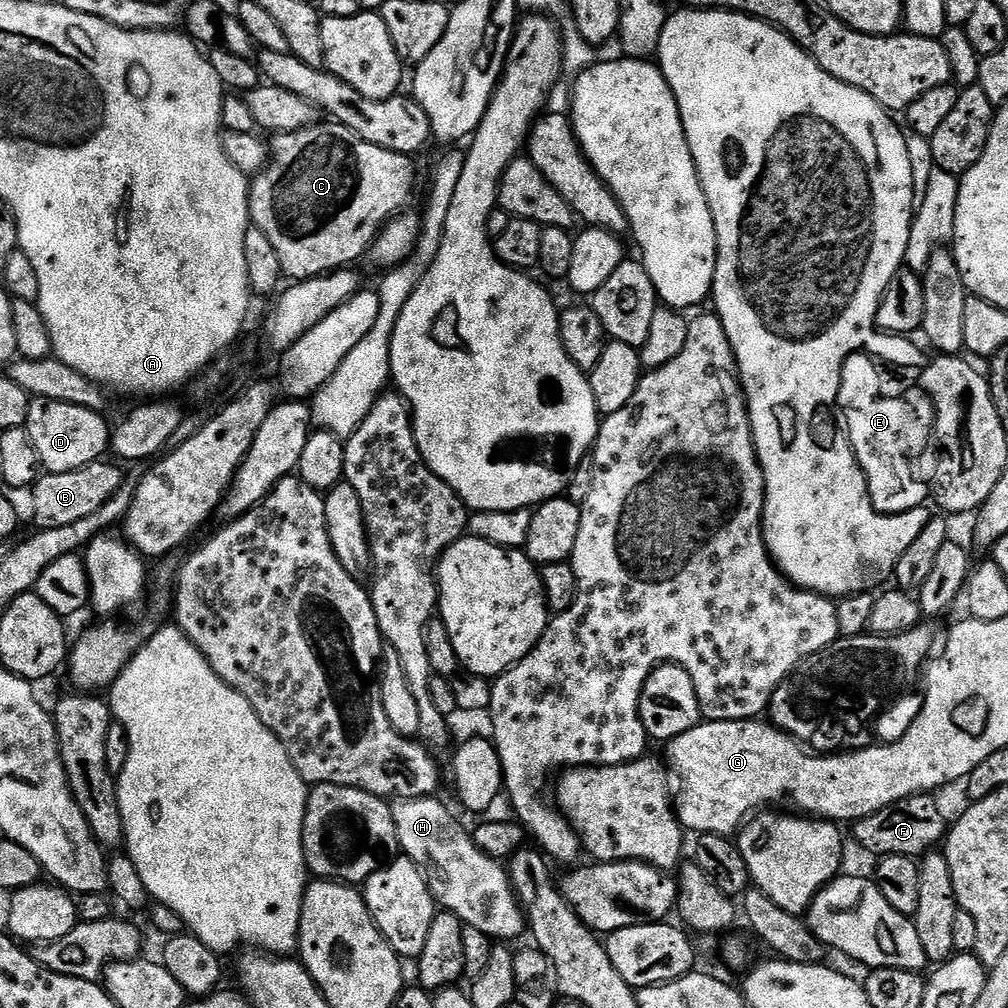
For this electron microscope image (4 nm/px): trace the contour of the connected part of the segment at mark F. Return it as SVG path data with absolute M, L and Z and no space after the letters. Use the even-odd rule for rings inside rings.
M928 794L911 796L878 810L873 816L855 821L857 842L866 851L873 852L873 857L876 858L881 856L923 857L933 851L946 836L944 816L932 799L933 797Z

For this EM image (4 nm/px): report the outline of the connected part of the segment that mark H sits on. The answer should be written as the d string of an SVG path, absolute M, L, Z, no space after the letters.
M425 798L396 802L391 805L391 809L401 853L418 865L424 880L428 883L428 889L443 911L454 913L461 924L474 930L482 930L482 934L486 934L496 942L512 942L508 940L516 940L520 935L525 935L524 911L520 901L516 899L515 892L512 891L507 867L501 861L490 858L478 850L470 839L469 829L467 827L464 829L448 813L446 805L439 804L436 798Z

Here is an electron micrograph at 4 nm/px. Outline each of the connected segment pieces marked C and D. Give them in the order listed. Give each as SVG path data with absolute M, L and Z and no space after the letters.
M317 122L311 124L309 128L299 128L293 132L281 132L273 135L270 140L270 159L258 175L251 181L248 189L248 214L251 223L270 238L274 245L274 250L278 250L280 259L280 271L285 277L289 276L289 281L299 282L302 280L313 280L316 276L323 276L325 272L335 272L337 268L347 268L355 265L355 260L360 255L367 253L371 249L372 243L376 240L376 235L380 233L381 228L388 223L394 216L399 216L405 211L408 199L412 196L412 183L416 180L416 172L412 169L411 155L403 152L391 152L382 146L374 146L358 134L354 134L346 126L335 122Z
M33 398L26 431L40 459L41 469L45 473L69 472L97 463L103 457L100 455L104 451L107 453L110 448L110 424L108 426L104 418L101 413L82 406Z

